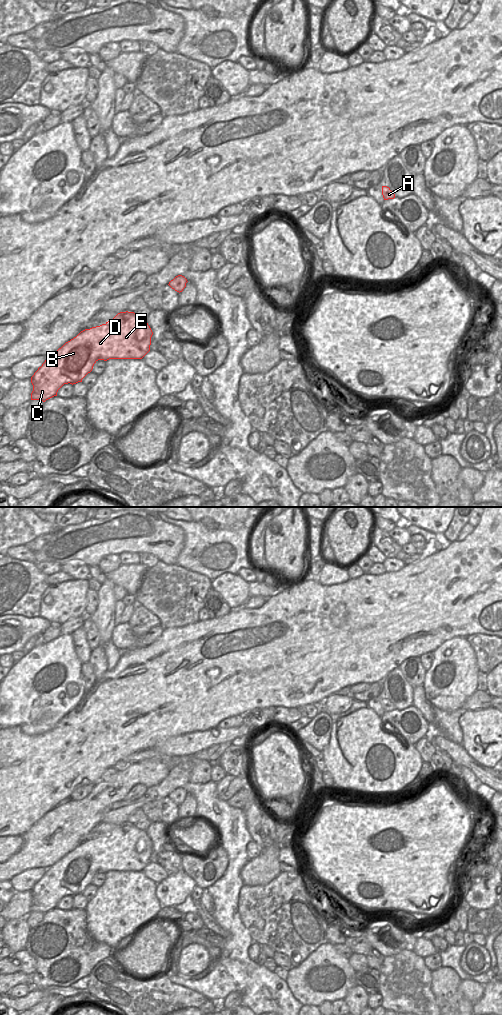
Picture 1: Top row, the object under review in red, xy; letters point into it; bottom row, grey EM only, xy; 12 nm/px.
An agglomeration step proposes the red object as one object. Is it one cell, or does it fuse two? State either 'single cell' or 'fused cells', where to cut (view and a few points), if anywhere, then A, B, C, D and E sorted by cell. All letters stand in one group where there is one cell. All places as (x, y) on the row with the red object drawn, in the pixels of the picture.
single cell; no cut; A B C D E

